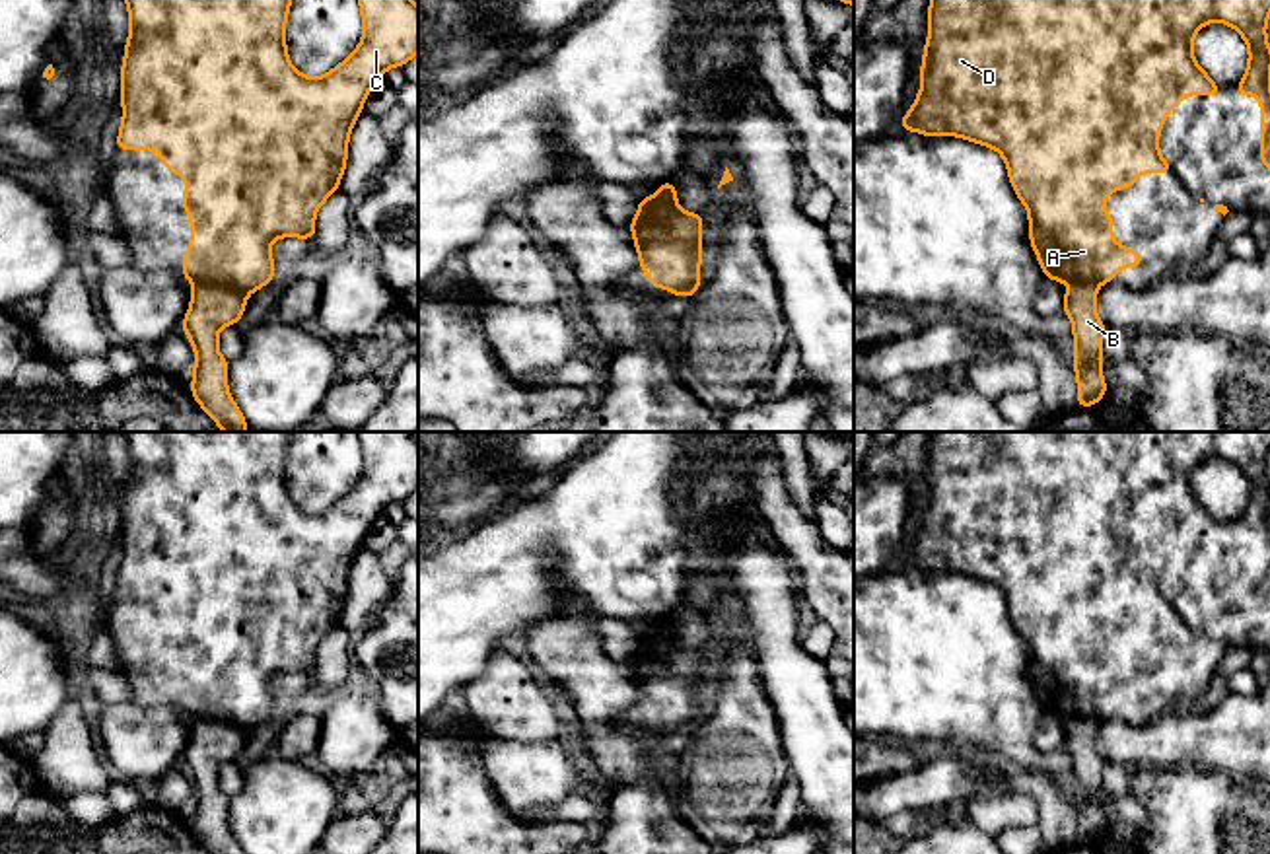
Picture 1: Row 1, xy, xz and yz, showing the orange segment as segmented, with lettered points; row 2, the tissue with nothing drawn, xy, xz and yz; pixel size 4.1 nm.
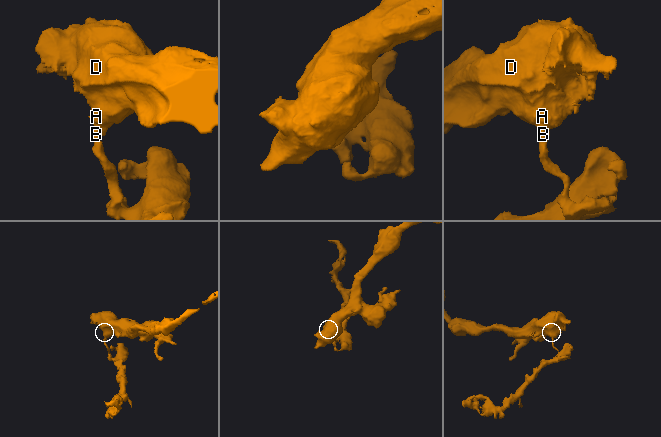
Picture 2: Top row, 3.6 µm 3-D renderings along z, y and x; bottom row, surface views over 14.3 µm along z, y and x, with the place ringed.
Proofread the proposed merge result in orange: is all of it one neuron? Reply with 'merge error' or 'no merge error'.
merge error

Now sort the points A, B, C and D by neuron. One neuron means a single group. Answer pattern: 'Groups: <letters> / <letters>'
Groups: A C D / B

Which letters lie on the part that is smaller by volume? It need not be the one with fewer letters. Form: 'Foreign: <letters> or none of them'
Foreign: B

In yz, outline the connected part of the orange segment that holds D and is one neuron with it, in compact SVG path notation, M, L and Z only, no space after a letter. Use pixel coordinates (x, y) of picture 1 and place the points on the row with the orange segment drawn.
M930 0L928 45L922 49L924 64L918 68L922 88L914 105L904 113L900 130L914 130L924 136L961 136L976 144L994 148L1007 165L1007 177L1029 214L1029 239L1046 278L1056 282L1109 284L1122 267L1140 267L1144 255L1130 251L1124 243L1112 241L1112 216L1105 210L1105 198L1114 189L1132 189L1138 173L1171 173L1173 167L1159 156L1159 128L1167 123L1167 113L1184 95L1219 95L1221 88L1202 70L1192 56L1192 39L1198 29L1212 21L1221 21L1239 31L1249 47L1249 66L1237 84L1239 95L1260 97L1260 163L1270 171L1270 47L1266 41L1266 21L1270 0Z

